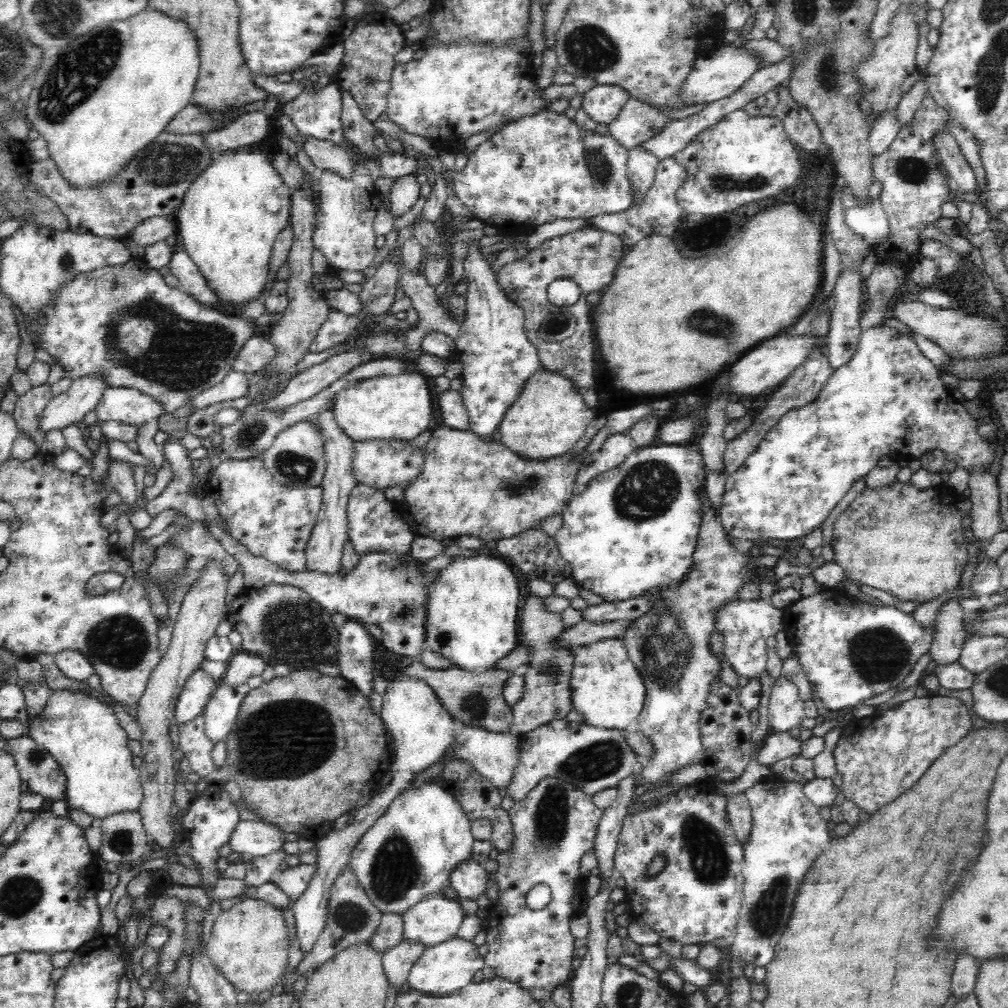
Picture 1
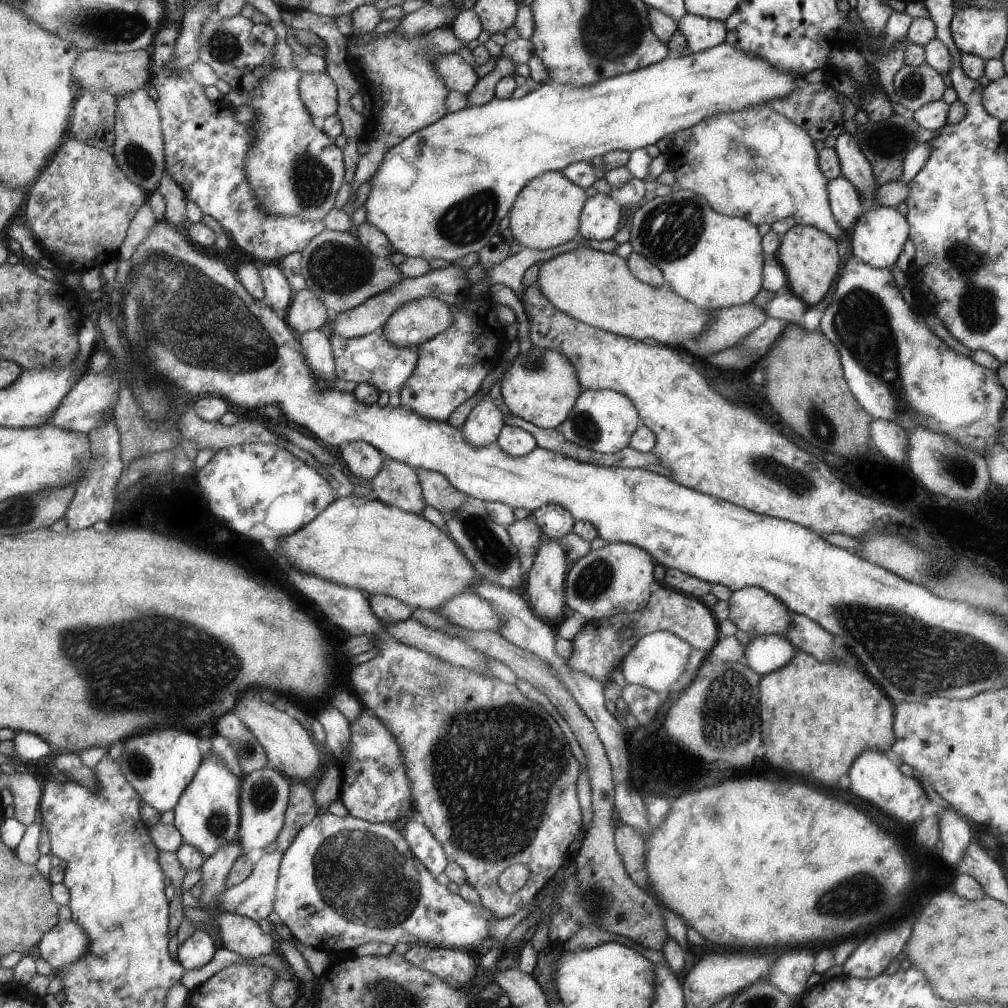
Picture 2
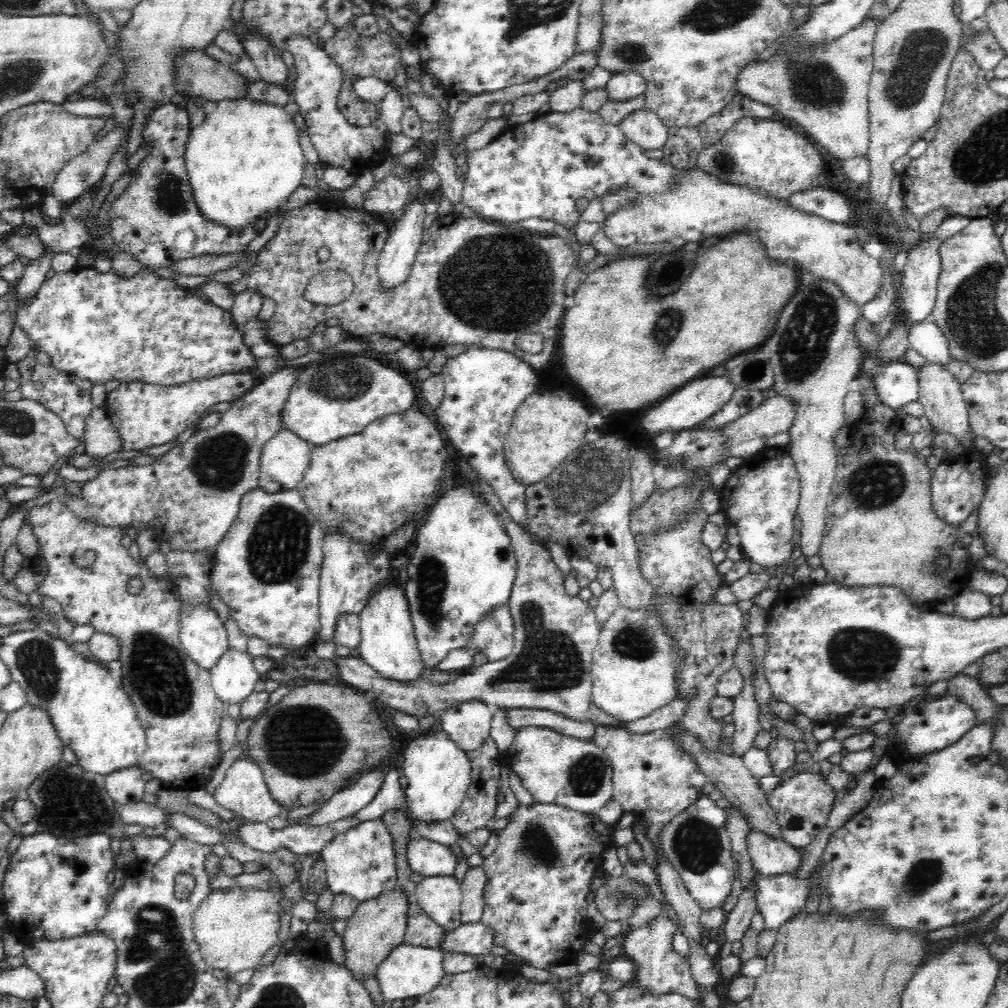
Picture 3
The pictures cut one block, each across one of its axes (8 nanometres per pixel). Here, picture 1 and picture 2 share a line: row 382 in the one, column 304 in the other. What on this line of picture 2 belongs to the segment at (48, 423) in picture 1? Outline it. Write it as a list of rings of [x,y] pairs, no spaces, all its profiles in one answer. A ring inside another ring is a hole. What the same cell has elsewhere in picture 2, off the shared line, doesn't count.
[[[303,72],[299,80],[300,96],[313,117],[323,120],[339,107],[339,91],[327,73]]]

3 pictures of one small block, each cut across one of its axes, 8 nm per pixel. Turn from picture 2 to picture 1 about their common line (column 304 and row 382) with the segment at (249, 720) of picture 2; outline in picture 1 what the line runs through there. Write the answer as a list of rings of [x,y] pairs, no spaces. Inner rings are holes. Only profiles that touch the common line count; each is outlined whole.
[[[808,332],[804,336],[786,336],[785,334],[775,336],[772,340],[764,340],[758,348],[753,348],[742,356],[736,364],[730,368],[730,390],[734,394],[750,394],[750,396],[760,395],[760,392],[775,388],[782,384],[800,364],[802,364],[806,354],[810,354],[818,345],[814,345],[808,339]]]

